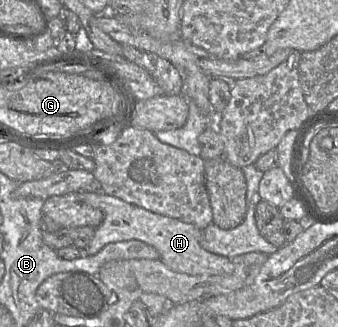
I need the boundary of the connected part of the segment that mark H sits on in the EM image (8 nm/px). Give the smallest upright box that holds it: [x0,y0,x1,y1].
[76,188,234,275]

